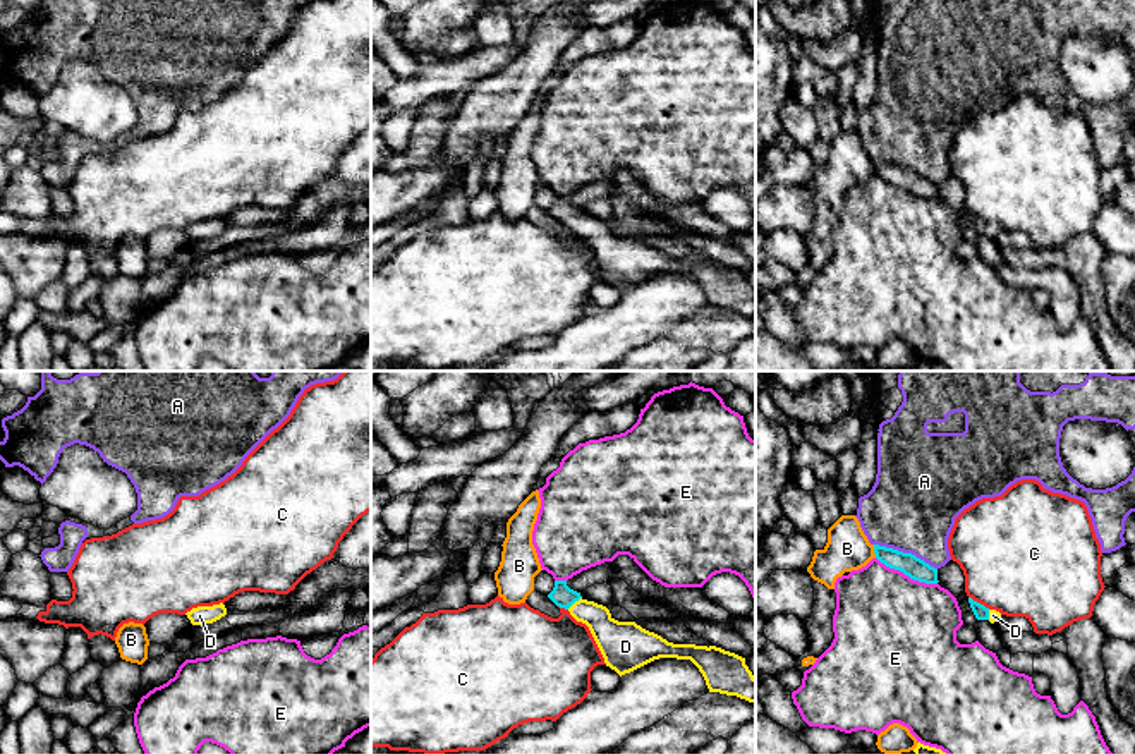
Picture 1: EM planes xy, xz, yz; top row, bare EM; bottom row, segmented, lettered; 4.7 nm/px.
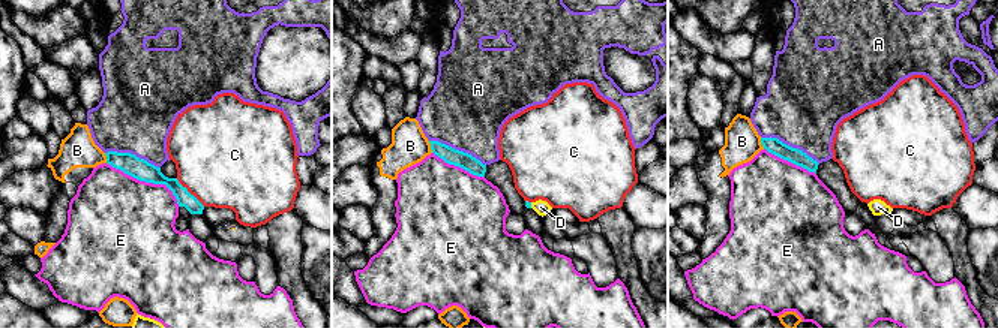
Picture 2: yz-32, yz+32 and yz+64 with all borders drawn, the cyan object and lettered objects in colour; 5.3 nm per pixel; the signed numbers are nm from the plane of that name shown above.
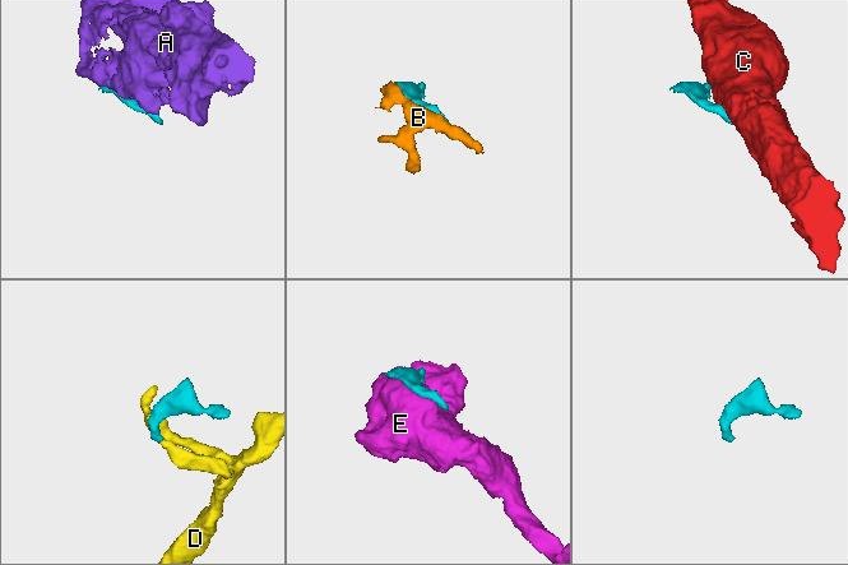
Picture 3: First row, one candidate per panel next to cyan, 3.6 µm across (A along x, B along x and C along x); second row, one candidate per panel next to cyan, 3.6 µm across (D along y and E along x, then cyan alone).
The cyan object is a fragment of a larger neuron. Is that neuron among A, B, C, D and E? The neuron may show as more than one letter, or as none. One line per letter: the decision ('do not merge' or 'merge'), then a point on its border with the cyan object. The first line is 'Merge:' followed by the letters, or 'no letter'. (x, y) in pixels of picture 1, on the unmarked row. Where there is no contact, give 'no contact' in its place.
Merge: D
A: do not merge | yz (905, 169)
B: do not merge | yz (874, 167)
C: do not merge | yz (979, 218)
D: merge | xz (574, 217)
E: do not merge | yz (907, 189)

